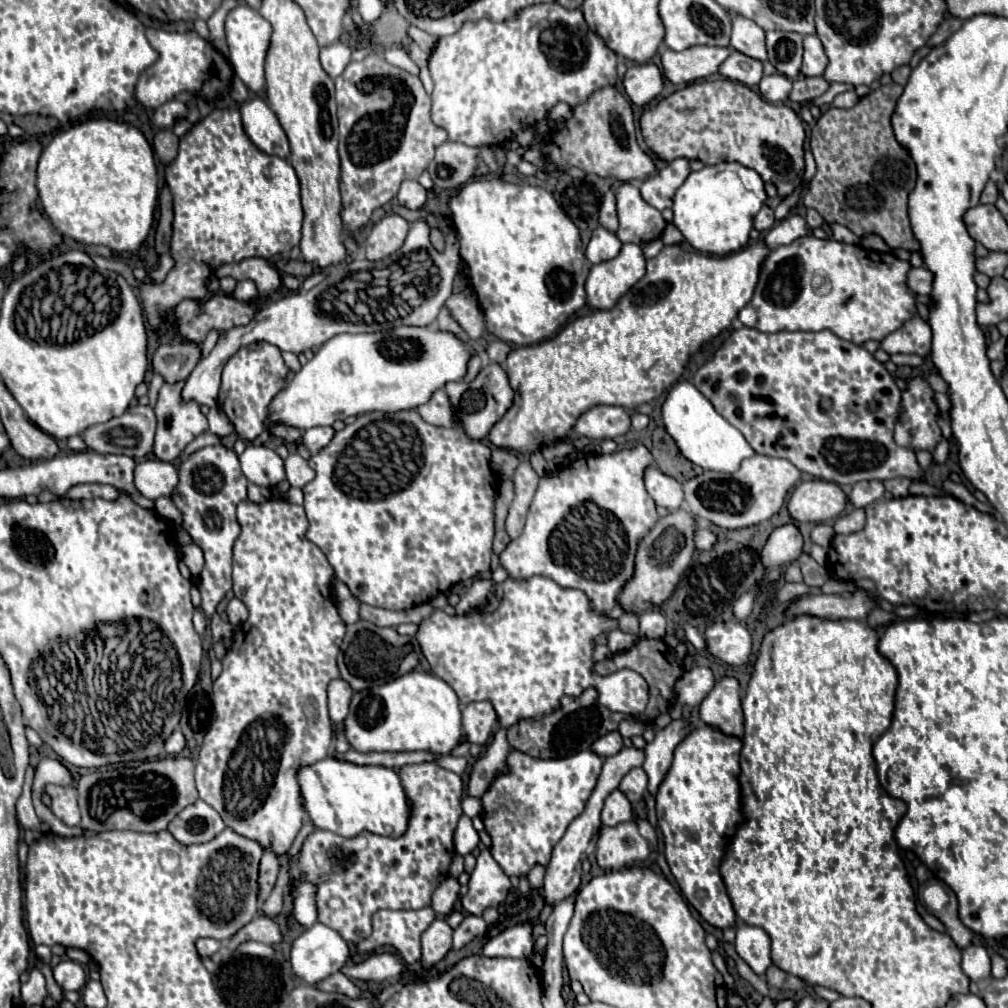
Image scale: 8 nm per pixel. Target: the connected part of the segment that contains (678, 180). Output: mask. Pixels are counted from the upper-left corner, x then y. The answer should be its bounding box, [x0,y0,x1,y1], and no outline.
[640,158,690,210]

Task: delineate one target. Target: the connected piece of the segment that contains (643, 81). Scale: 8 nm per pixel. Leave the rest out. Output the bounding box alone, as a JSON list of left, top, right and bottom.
[624,62,662,106]

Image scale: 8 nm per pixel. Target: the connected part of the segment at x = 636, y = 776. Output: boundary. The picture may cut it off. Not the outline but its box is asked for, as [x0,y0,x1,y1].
[618,768,648,802]

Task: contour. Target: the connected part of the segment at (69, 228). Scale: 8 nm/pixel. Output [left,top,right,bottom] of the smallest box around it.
[36,118,158,254]

